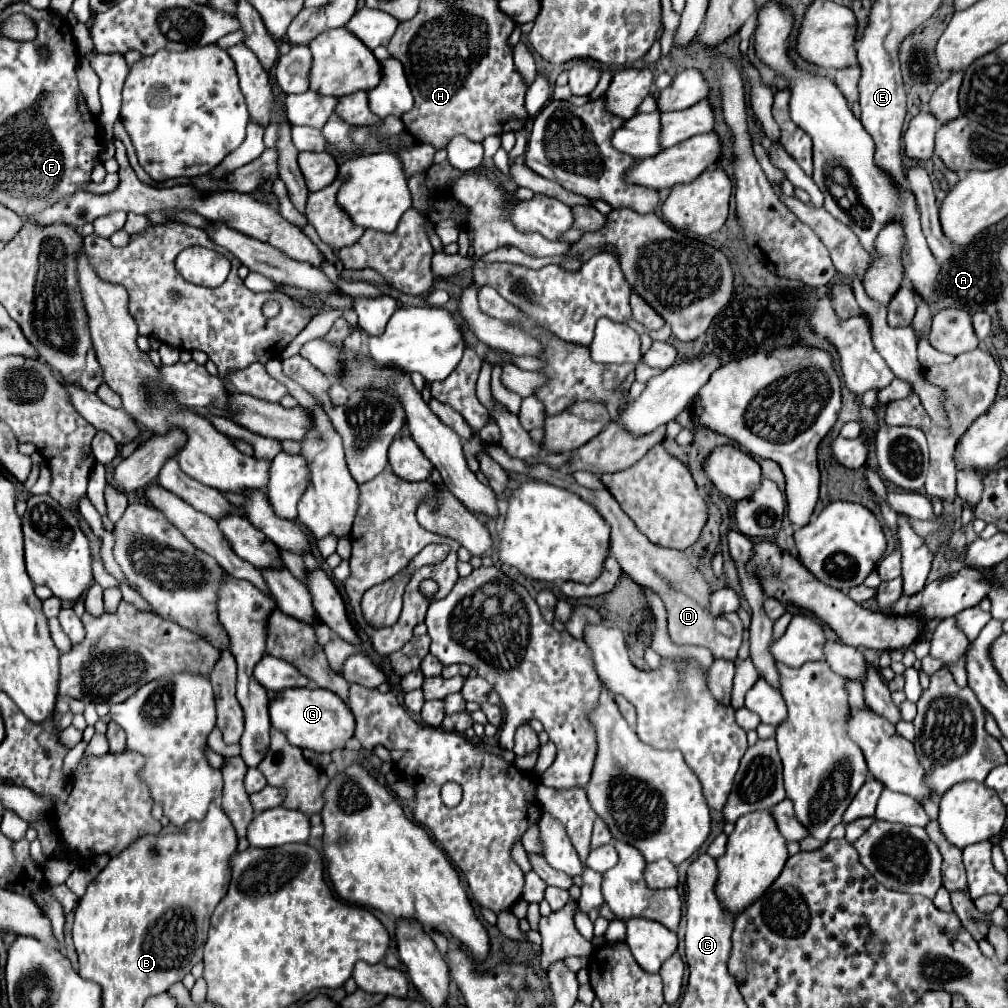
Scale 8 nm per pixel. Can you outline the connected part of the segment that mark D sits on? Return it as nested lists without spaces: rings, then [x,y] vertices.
[[[490,444],[488,446],[490,456],[508,472],[520,472],[520,474],[528,474],[536,480],[548,482],[548,484],[556,484],[562,488],[568,488],[572,492],[576,492],[578,496],[582,496],[584,500],[592,502],[598,512],[604,516],[604,520],[610,524],[612,528],[612,546],[610,546],[610,554],[618,560],[618,564],[622,566],[624,574],[628,574],[636,584],[640,586],[650,586],[654,588],[665,604],[668,612],[668,630],[670,636],[676,644],[696,644],[696,646],[706,646],[714,652],[716,658],[726,658],[726,660],[734,660],[738,654],[738,648],[742,644],[742,634],[744,634],[744,626],[738,618],[736,612],[730,614],[722,614],[722,616],[714,616],[710,614],[710,594],[712,588],[701,576],[701,573],[690,566],[690,560],[686,558],[684,552],[674,550],[674,548],[664,548],[658,544],[652,544],[636,526],[634,522],[622,512],[622,508],[618,506],[618,502],[612,498],[612,494],[604,488],[604,490],[590,490],[580,486],[572,474],[566,474],[566,470],[554,470],[546,464],[536,464],[536,466],[528,466],[522,460],[510,458],[498,444]]]

